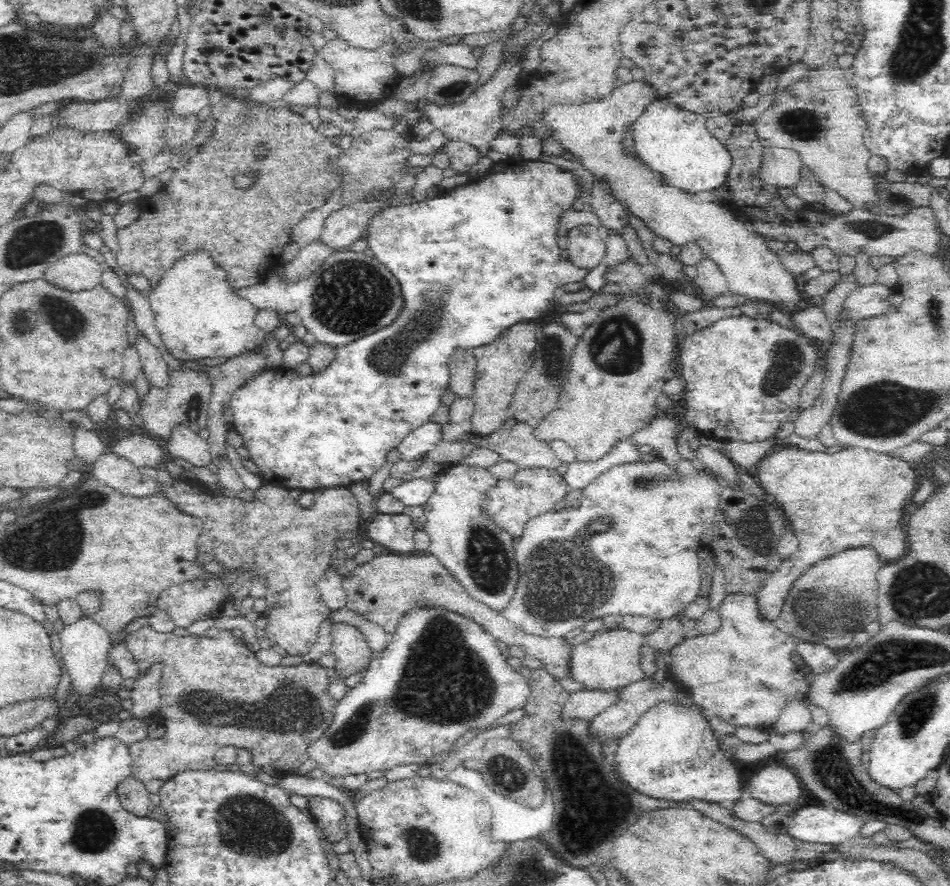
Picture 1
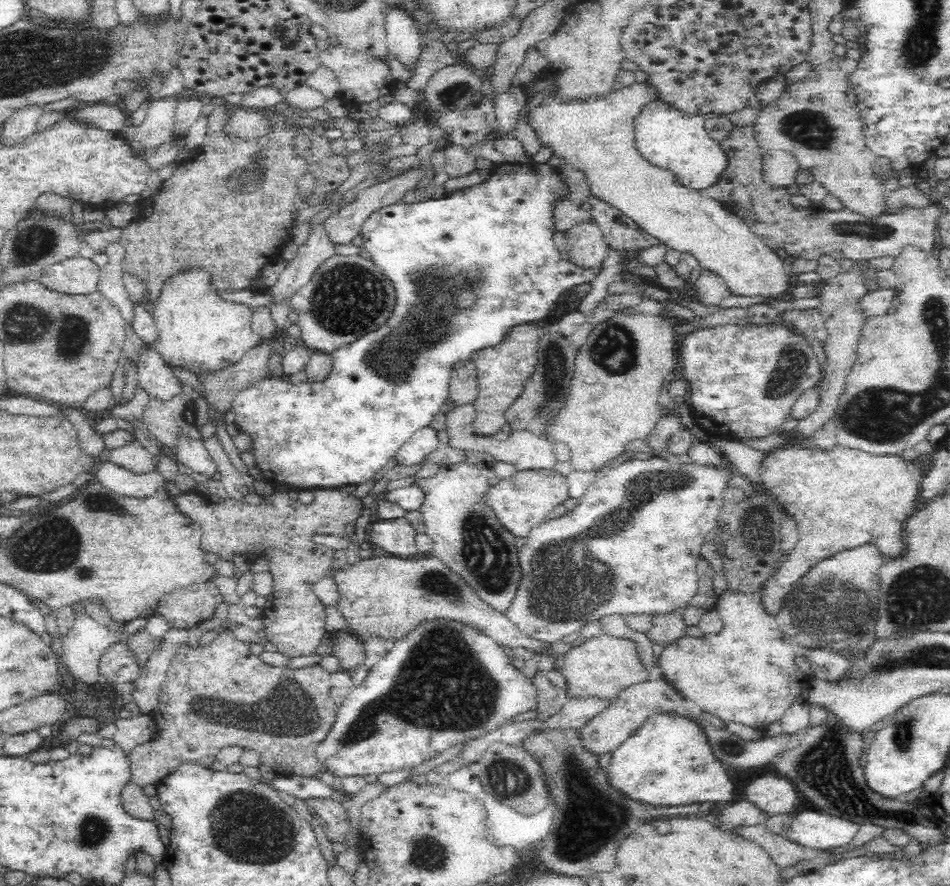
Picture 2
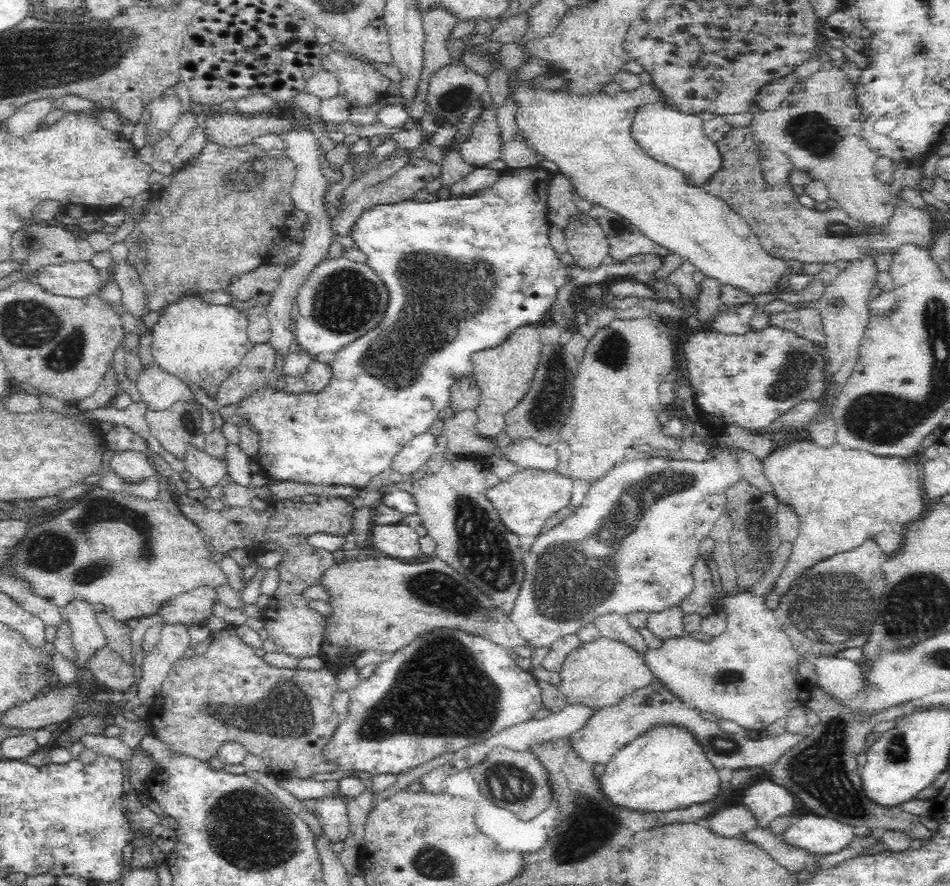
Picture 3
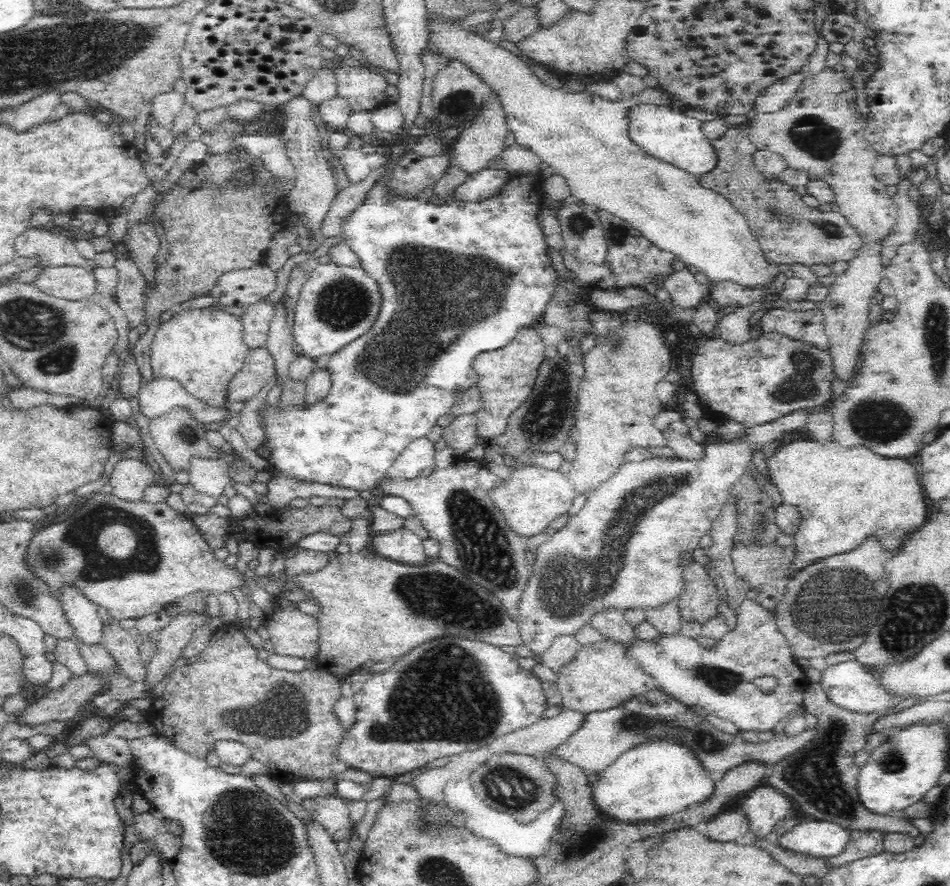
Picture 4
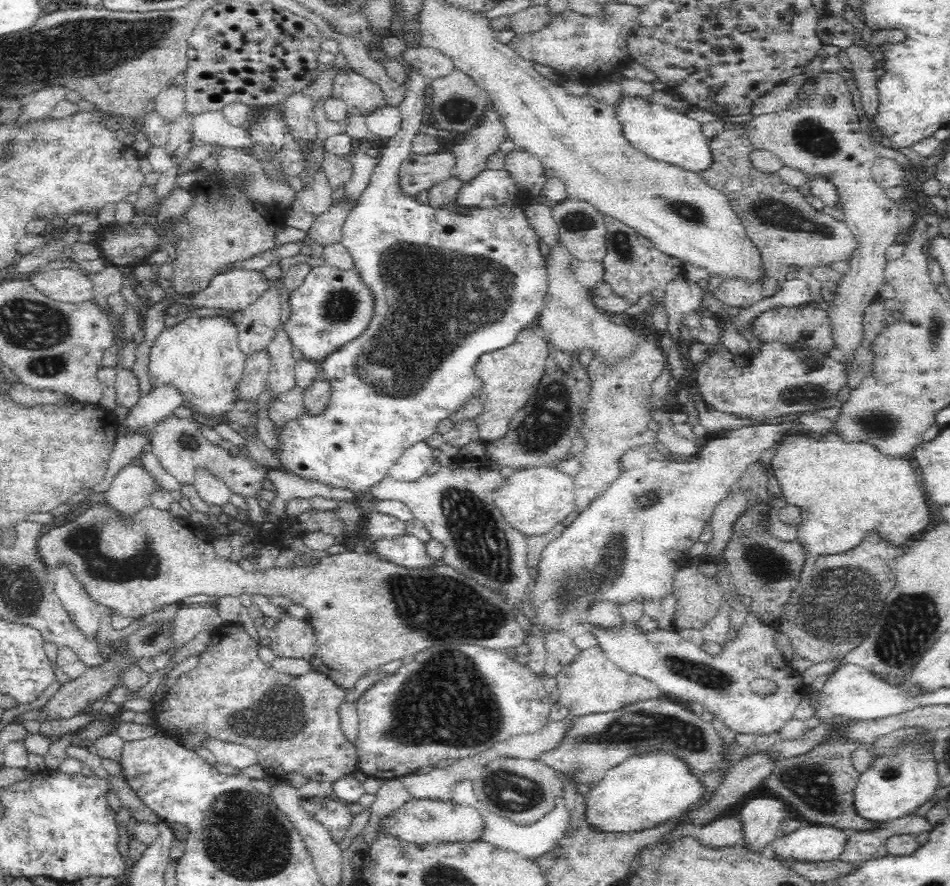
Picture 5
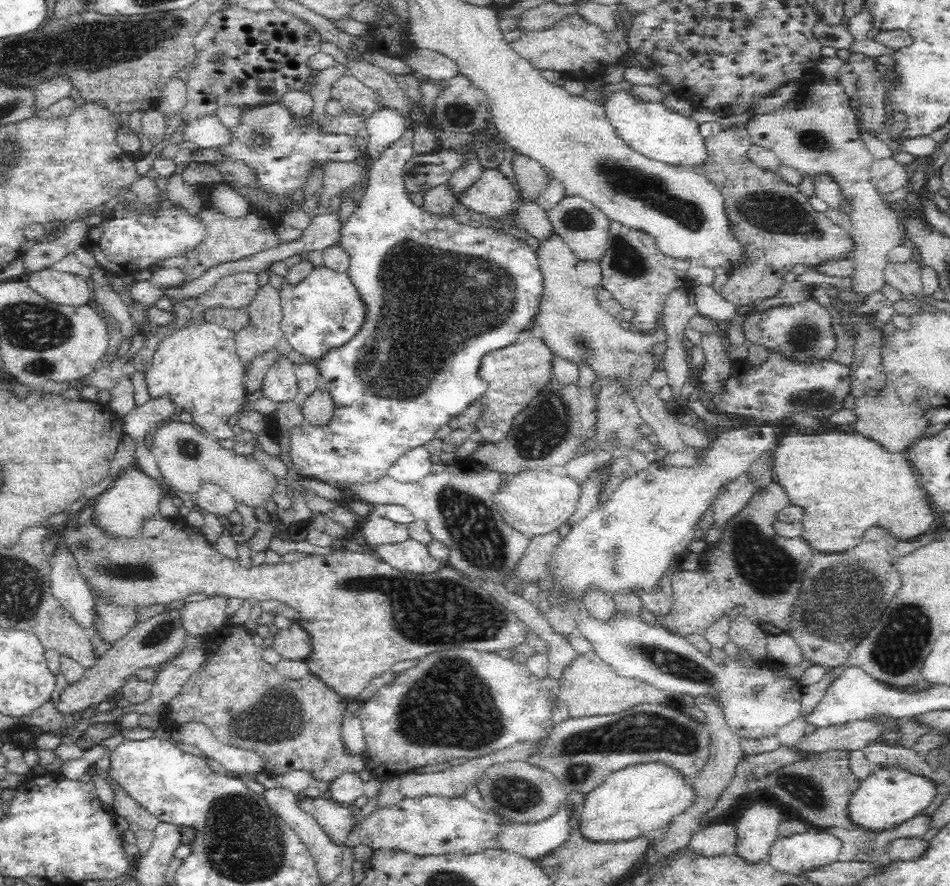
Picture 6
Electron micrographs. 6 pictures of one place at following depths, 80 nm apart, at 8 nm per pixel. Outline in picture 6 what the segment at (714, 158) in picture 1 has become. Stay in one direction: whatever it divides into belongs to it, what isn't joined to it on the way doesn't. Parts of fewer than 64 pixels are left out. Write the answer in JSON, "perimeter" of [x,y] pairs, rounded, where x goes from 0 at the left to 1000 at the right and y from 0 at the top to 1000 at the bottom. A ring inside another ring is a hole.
{"perimeter":[[[651,102],[640,105],[636,120],[640,134],[648,143],[648,149],[659,163],[674,174],[681,176],[684,181],[698,183],[707,187],[726,188],[736,191],[745,181],[745,168],[743,168],[742,156],[737,149],[737,140],[726,132],[720,132],[717,126],[703,122],[699,115],[693,113],[677,114],[671,108],[660,105],[660,102]]]}

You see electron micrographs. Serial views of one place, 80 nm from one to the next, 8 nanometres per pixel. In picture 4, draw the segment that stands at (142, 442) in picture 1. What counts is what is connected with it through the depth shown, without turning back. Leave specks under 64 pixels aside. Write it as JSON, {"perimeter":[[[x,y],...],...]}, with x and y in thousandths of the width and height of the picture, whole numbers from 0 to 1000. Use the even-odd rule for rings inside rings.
{"perimeter":[[[129,517],[120,525],[116,537],[121,560],[135,565],[152,565],[152,551],[163,544],[163,534],[151,517]]]}

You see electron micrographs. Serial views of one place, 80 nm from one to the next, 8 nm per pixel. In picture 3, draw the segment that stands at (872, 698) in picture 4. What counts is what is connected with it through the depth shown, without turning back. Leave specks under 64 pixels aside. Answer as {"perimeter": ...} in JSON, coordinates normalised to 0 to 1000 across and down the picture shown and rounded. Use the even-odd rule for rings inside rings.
{"perimeter":[[[857,739],[861,761],[860,771],[873,784],[889,789],[908,778],[908,757],[905,749],[878,739]]]}

